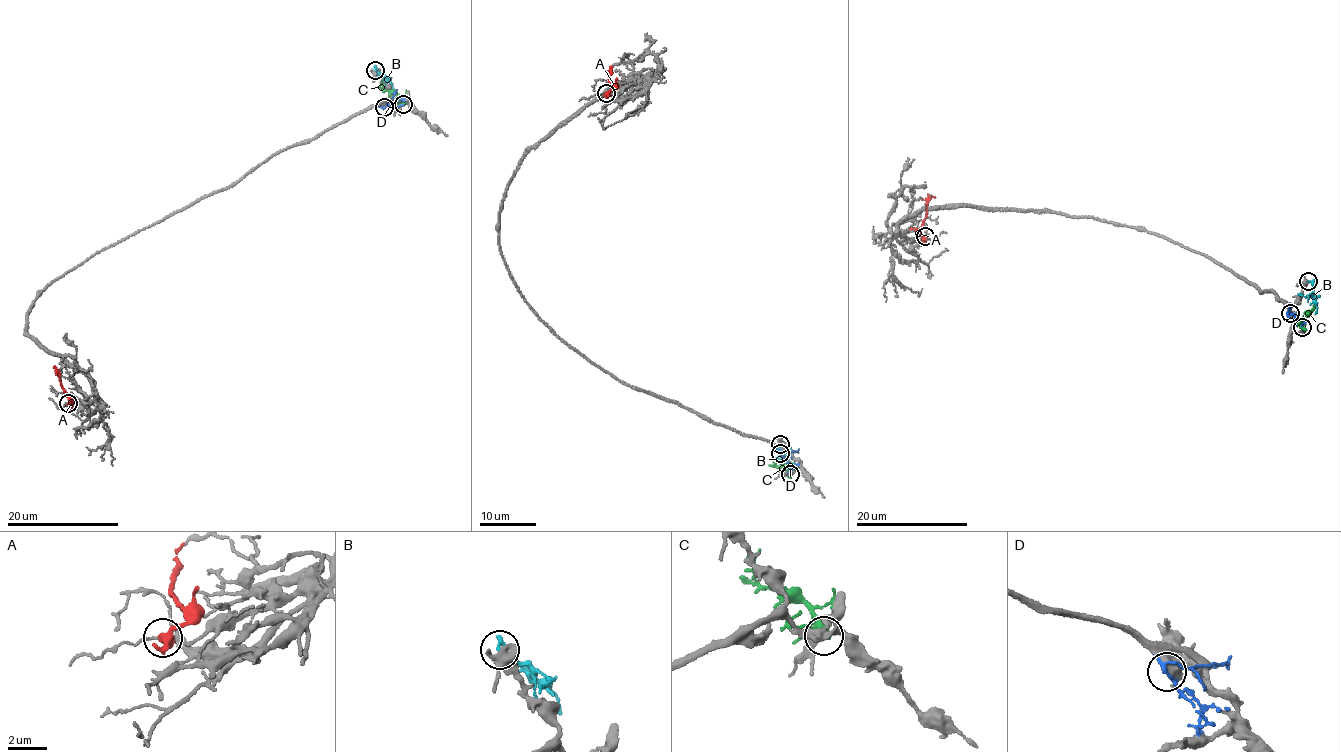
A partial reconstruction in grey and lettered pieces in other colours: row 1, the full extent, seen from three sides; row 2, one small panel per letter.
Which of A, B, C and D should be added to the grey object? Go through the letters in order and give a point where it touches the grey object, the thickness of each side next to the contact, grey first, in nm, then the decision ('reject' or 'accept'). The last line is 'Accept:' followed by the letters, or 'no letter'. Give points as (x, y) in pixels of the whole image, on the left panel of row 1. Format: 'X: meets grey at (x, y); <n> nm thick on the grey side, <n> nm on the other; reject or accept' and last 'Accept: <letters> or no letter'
A: meets grey at (68, 403); 150 nm thick on the grey side, 400 nm on the other; reject
B: meets grey at (375, 70); 500 nm thick on the grey side, 160 nm on the other; reject
C: meets grey at (403, 104); 480 nm thick on the grey side, 140 nm on the other; reject
D: meets grey at (384, 107); 440 nm thick on the grey side, 180 nm on the other; reject
Accept: no letter

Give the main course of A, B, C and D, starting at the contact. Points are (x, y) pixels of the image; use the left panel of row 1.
A: (69, 403), (71, 399), (53, 366)
B: (374, 69), (392, 83), (393, 89)
C: (403, 104), (399, 102), (398, 95), (384, 89), (384, 79)
D: (383, 107), (390, 102), (395, 90)

